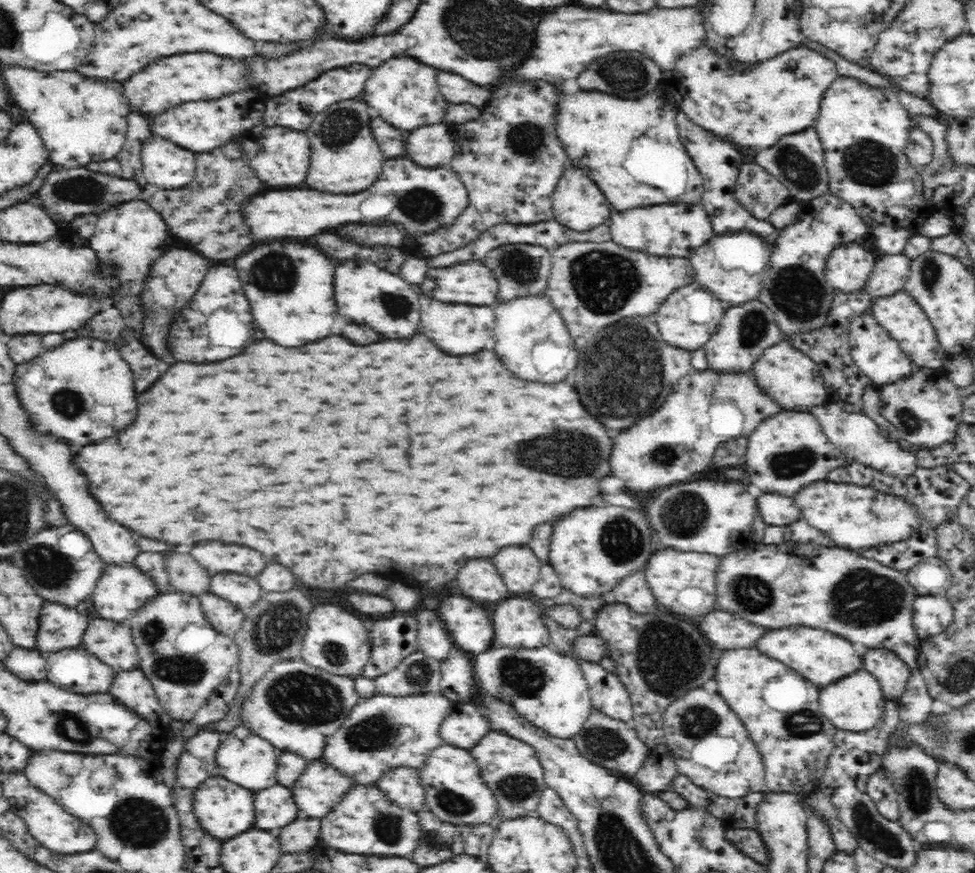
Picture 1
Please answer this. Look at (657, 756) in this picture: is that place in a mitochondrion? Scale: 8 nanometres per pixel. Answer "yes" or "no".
no

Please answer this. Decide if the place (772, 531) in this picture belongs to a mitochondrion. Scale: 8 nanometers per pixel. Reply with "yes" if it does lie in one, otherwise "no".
no

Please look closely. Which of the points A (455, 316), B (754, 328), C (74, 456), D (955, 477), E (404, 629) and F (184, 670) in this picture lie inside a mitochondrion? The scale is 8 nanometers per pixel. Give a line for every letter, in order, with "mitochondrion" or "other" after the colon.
A: other
B: mitochondrion
C: other
D: other
E: other
F: mitochondrion

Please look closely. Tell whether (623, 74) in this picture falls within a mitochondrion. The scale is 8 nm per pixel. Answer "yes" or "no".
yes

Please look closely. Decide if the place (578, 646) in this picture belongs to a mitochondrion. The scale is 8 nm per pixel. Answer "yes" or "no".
no

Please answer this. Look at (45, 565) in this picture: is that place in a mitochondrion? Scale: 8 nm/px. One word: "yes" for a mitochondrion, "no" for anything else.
yes

